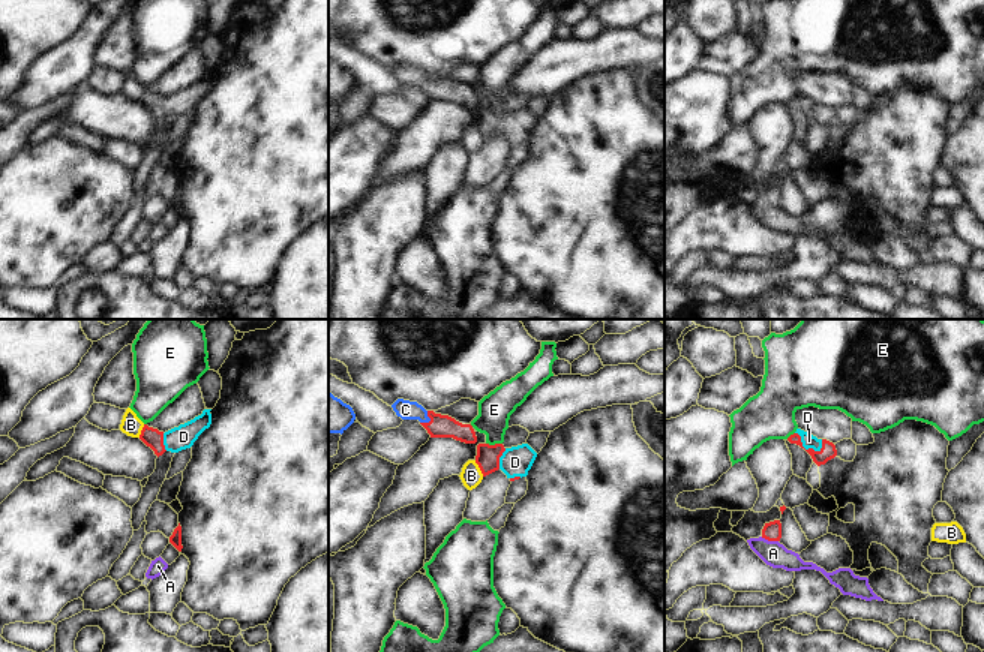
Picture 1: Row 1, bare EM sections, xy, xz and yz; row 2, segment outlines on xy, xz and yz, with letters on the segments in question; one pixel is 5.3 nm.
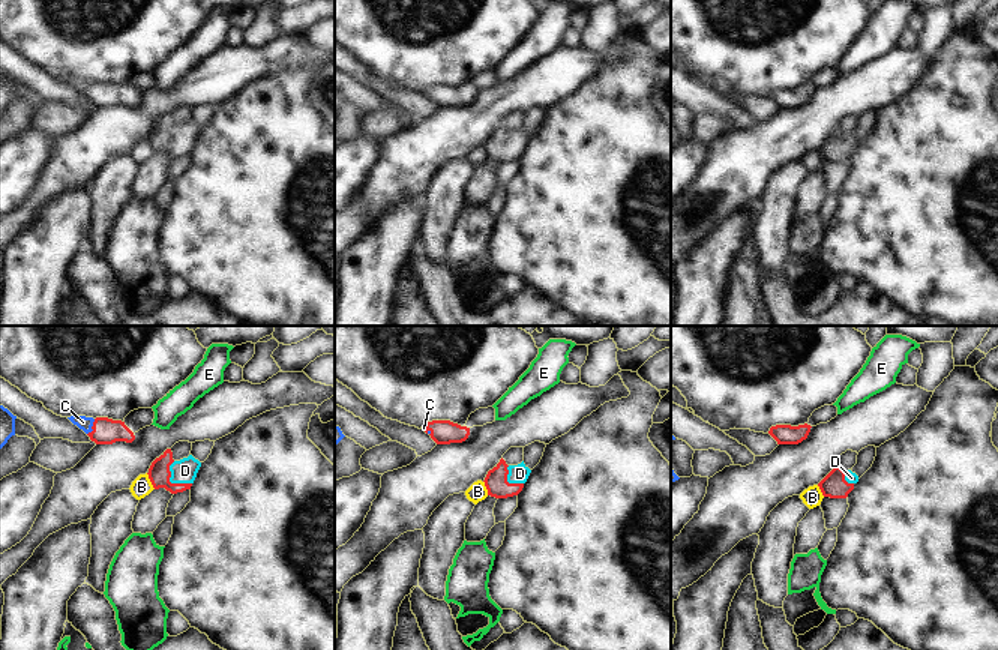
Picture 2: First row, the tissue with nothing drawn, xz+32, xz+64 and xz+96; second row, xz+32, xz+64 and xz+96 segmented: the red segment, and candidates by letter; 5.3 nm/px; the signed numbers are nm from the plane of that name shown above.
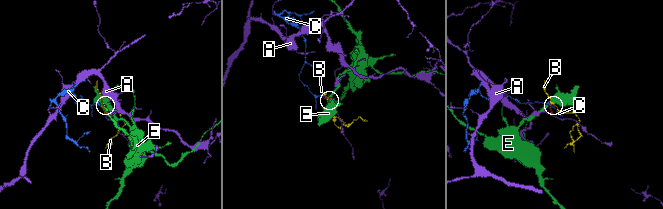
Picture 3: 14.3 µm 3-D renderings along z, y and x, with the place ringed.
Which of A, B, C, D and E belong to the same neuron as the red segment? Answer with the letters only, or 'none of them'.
C, D

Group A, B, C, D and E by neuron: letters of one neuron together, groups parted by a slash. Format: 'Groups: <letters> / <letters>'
Groups: A / B / C D / E.

